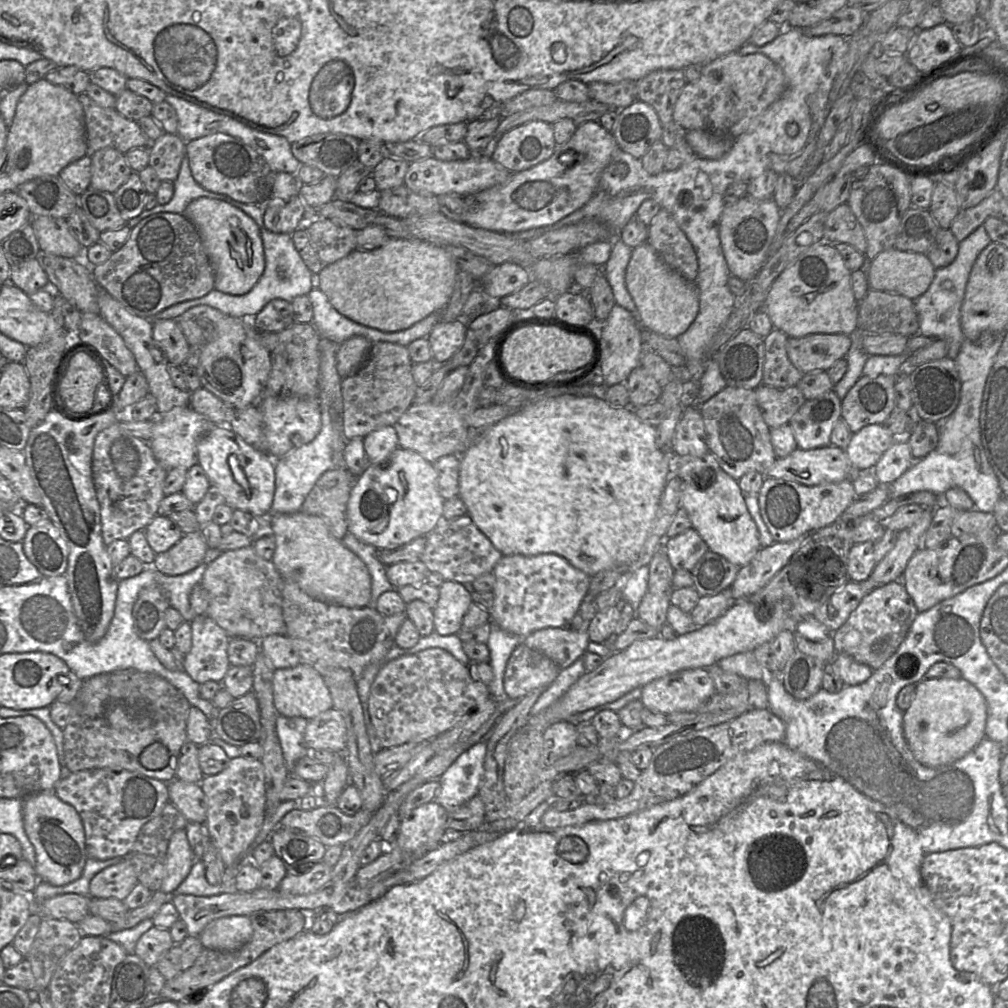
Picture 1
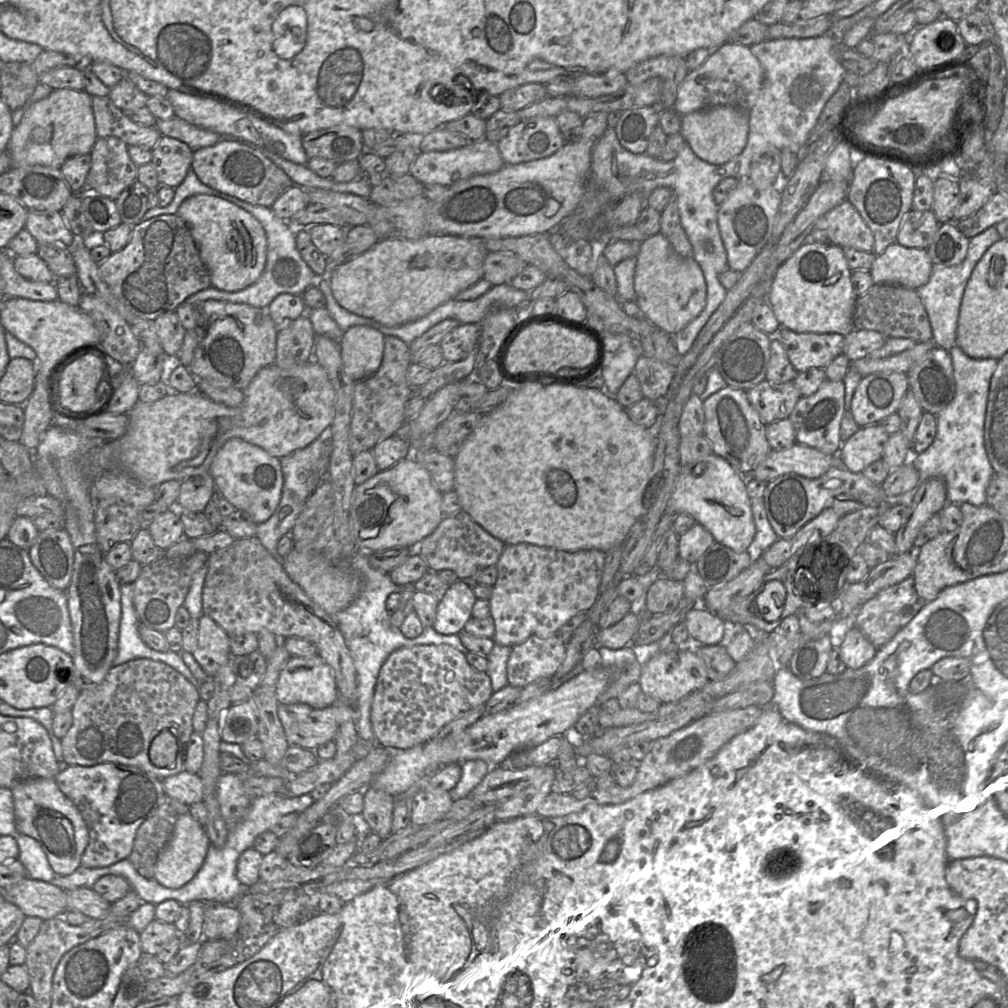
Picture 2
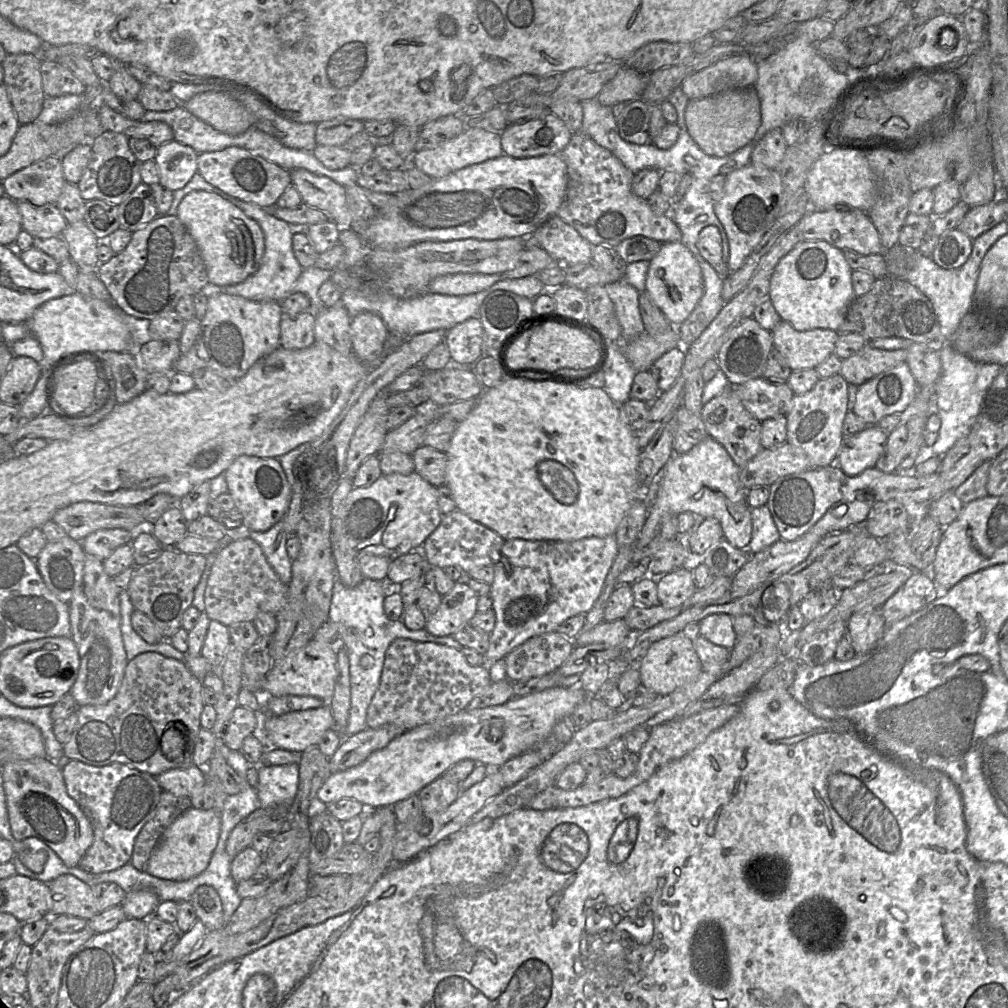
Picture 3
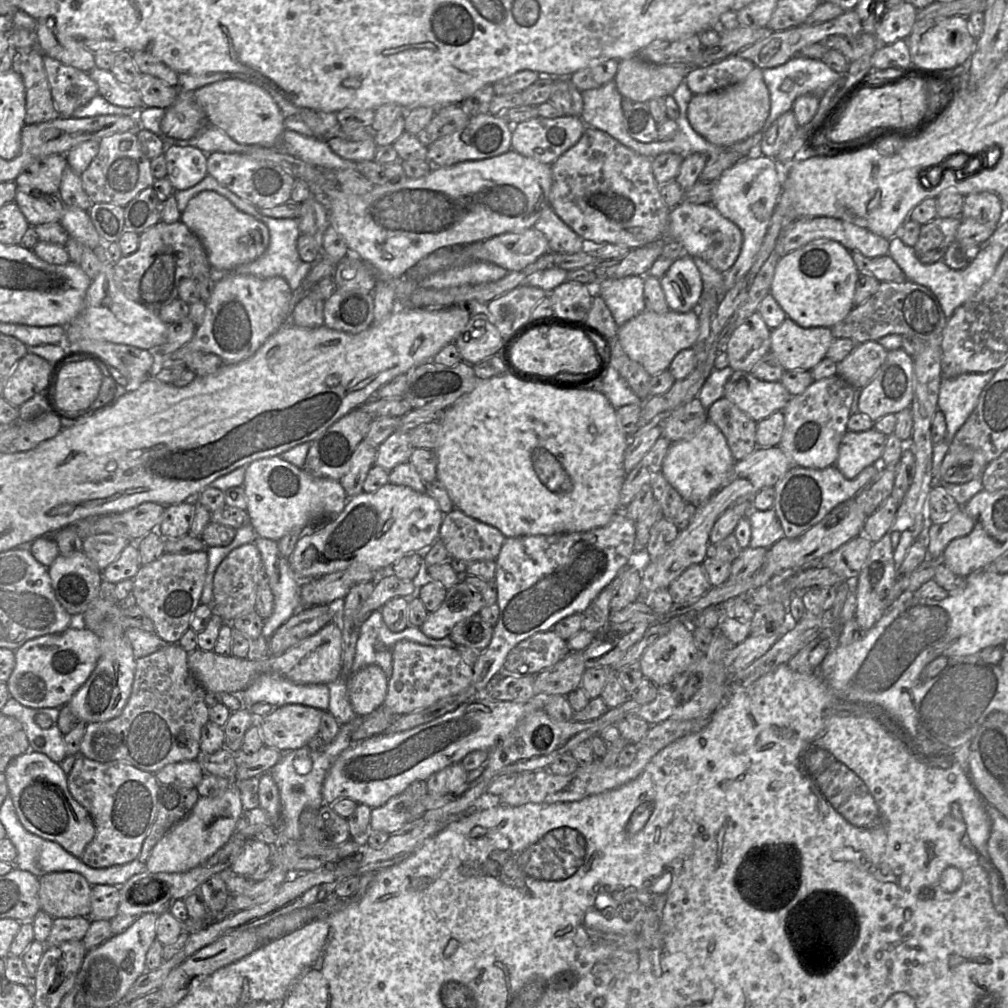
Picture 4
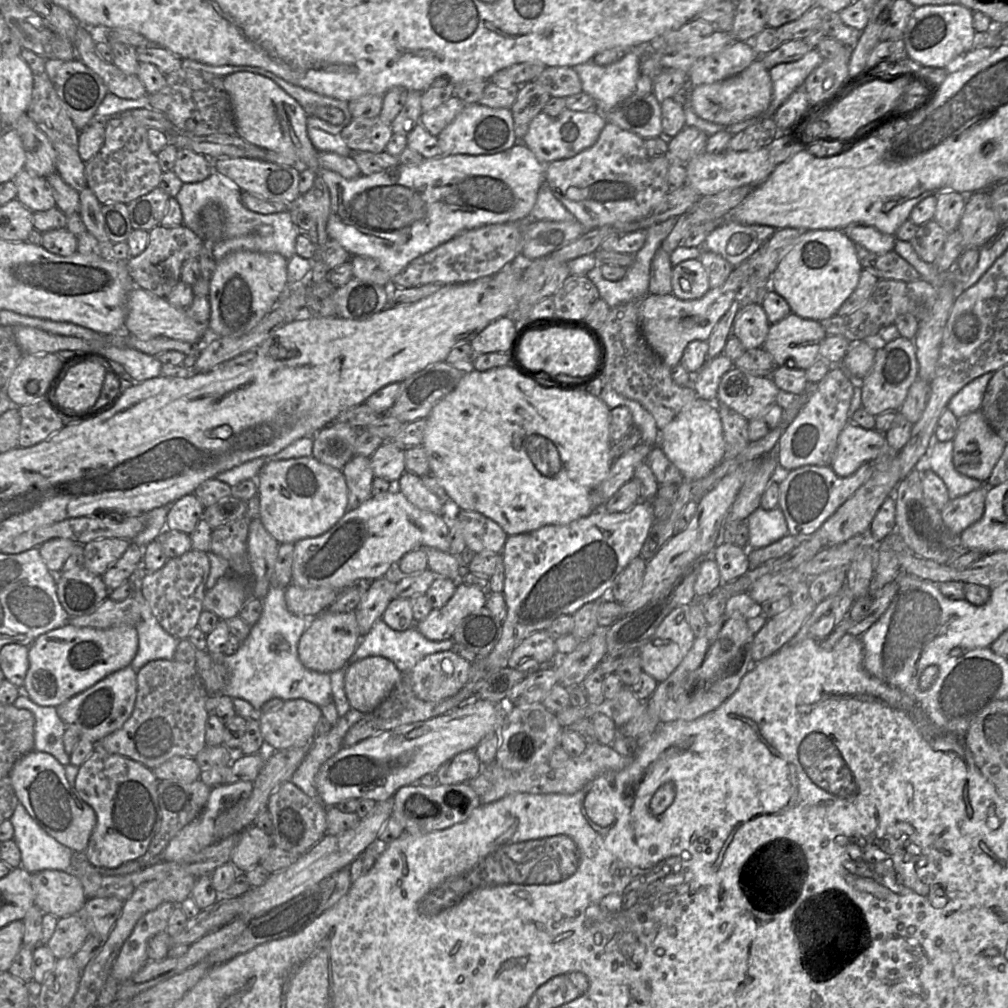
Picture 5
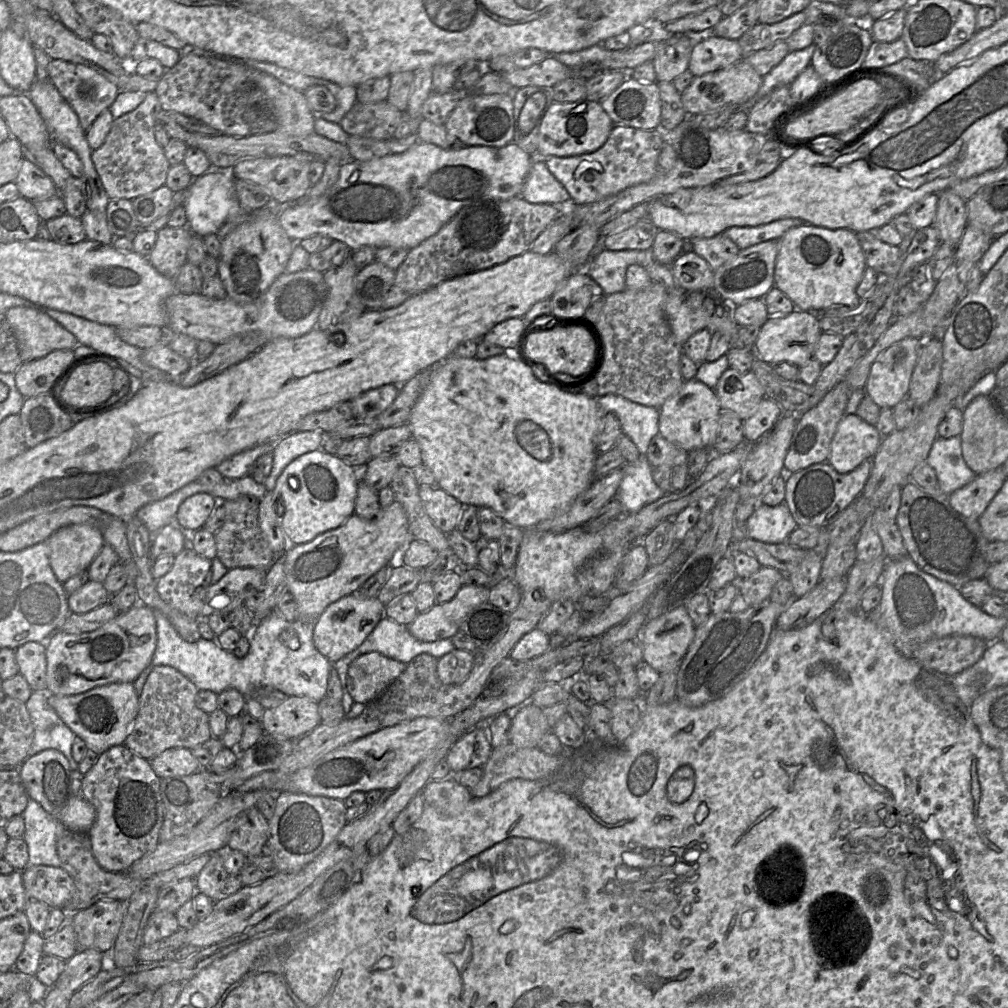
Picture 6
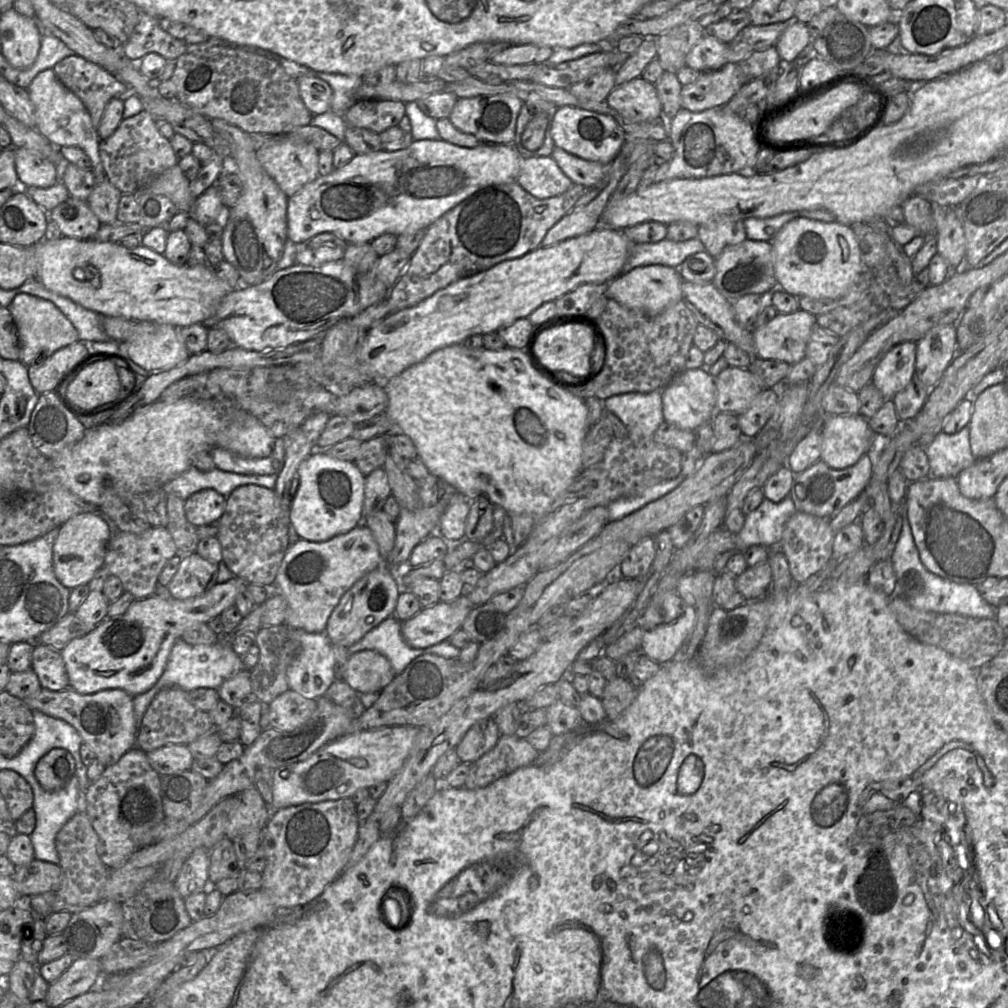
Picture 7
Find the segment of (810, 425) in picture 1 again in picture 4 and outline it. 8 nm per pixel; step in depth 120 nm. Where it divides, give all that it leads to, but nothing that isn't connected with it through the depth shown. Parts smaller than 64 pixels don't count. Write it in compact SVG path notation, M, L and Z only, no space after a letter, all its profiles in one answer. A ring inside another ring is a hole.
M836 374L821 380L814 380L802 394L790 398L783 409L785 425L781 441L777 446L785 453L792 465L811 469L824 469L835 465L840 442L847 431L853 394L854 388Z

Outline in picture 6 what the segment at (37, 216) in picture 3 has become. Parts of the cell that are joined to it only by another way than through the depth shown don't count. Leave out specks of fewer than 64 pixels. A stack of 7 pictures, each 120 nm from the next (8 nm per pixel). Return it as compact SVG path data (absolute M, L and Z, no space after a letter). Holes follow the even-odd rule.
M27 157L21 162L15 183L19 195L30 201L48 199L59 193L52 179Z

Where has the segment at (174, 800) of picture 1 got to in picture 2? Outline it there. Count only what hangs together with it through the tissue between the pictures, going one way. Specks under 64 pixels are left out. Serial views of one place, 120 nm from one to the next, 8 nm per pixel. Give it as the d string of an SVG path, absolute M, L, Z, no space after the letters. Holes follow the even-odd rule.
M182 771L163 779L162 784L166 796L174 798L183 804L191 806L203 802L204 787L198 774Z

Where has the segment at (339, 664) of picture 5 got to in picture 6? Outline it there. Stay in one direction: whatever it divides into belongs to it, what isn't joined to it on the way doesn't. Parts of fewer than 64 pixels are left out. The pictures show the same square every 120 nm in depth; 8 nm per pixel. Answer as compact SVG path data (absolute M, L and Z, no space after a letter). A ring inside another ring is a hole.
M353 594L330 604L313 623L313 643L316 649L331 663L337 662L364 642L384 617L384 610L385 605L376 597L359 599Z

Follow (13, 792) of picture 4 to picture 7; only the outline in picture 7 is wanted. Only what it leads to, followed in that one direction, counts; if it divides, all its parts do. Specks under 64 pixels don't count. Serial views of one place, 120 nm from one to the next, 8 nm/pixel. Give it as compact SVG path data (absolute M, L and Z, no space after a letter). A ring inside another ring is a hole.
M53 748L39 759L34 774L44 790L57 791L75 774L74 758L64 748Z

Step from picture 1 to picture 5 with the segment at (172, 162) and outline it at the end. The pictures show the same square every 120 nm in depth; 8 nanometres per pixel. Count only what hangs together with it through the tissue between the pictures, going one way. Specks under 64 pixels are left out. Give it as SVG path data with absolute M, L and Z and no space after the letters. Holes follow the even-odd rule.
M187 148L178 149L172 170L183 183L203 181L214 172L209 158Z

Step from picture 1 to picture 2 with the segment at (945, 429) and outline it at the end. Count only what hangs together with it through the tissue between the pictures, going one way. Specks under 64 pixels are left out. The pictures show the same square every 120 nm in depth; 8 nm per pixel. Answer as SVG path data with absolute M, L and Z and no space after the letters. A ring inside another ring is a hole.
M954 345L949 354L954 370L955 395L936 415L937 433L933 443L921 454L912 456L911 463L919 473L920 482L939 478L945 483L948 502L982 506L987 504L987 487L994 475L984 445L984 424L989 385L998 360L973 359L958 345Z

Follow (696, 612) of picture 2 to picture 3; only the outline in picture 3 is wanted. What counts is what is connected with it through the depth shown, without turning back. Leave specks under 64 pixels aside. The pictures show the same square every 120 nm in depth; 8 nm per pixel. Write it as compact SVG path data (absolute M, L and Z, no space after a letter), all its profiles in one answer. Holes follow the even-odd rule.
M712 614L698 624L700 636L711 643L729 650L735 646L737 636L733 628L733 617L727 614Z

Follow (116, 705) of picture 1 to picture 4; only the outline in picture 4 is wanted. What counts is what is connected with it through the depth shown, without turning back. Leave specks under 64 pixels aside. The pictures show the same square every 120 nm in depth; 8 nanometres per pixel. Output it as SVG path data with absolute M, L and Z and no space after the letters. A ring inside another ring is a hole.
M176 643L136 659L131 694L123 711L106 722L86 724L79 755L97 762L122 761L152 774L171 763L196 760L201 753L201 731L209 721L209 707L204 700L206 691L193 677L187 658L188 652Z

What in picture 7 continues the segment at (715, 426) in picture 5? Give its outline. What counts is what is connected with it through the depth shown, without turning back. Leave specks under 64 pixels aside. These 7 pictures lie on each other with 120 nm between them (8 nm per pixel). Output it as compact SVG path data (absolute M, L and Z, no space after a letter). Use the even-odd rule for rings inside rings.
M705 367L684 369L662 390L664 421L694 431L703 422L713 419L716 410L716 385Z

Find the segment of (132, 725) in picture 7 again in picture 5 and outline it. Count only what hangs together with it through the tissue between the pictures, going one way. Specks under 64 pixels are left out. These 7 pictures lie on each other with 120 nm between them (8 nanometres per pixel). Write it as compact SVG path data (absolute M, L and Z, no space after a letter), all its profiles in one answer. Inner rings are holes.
M129 665L58 705L56 711L66 725L75 726L81 737L87 737L97 744L107 735L120 729L131 716L136 700L136 688L136 673Z

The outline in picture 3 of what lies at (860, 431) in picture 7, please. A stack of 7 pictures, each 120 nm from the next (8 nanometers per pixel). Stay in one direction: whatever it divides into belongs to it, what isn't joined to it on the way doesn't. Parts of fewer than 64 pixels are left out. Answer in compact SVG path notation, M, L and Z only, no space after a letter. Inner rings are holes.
M866 426L861 432L844 437L836 465L848 476L857 476L875 466L886 450L888 434L878 426Z

